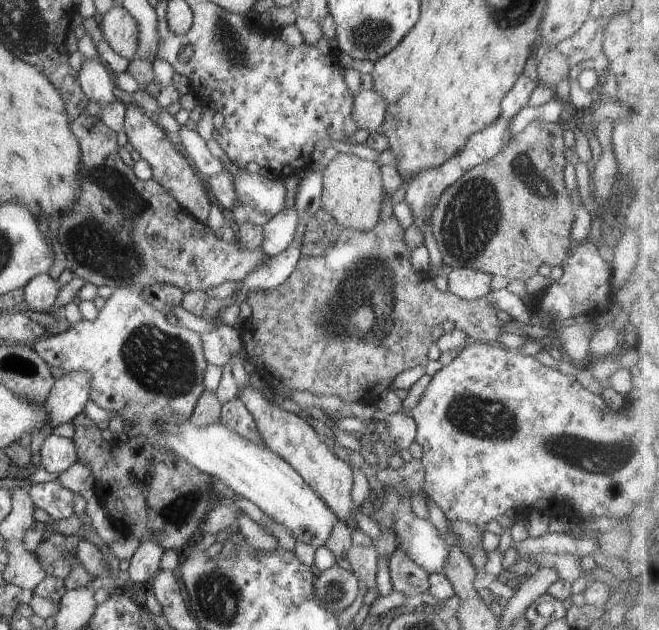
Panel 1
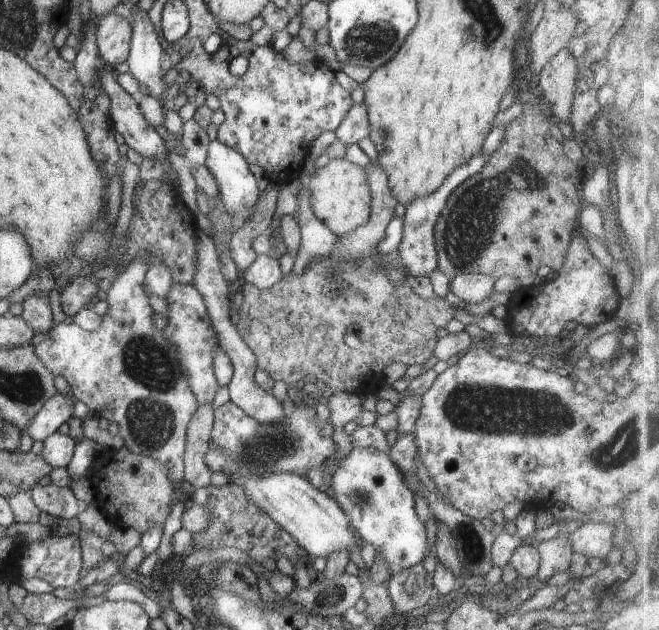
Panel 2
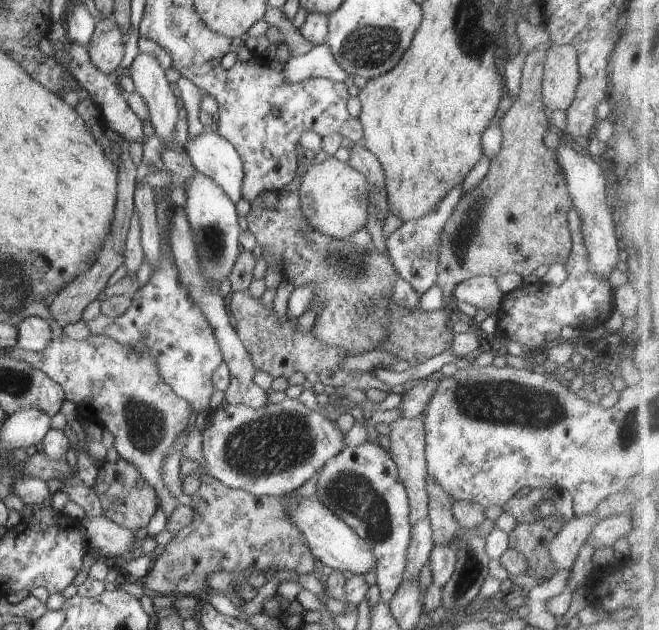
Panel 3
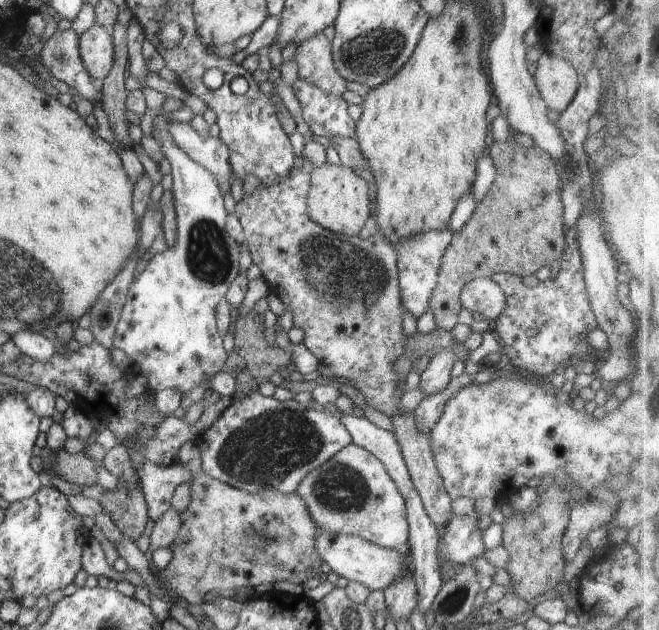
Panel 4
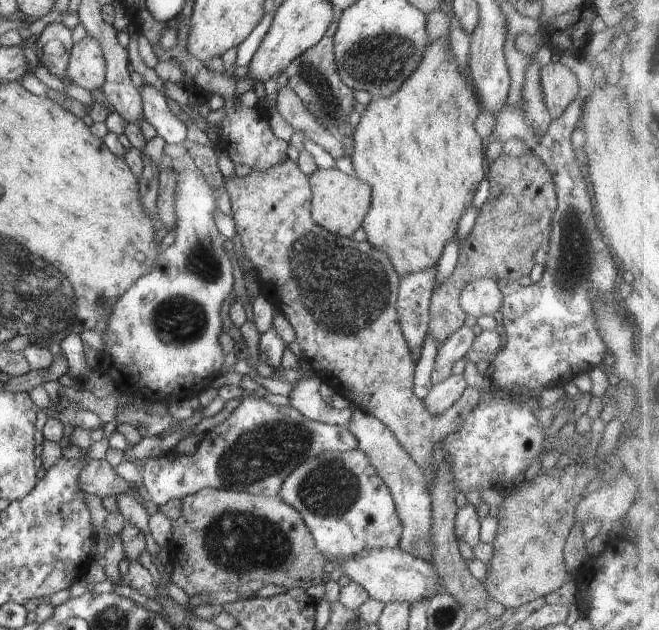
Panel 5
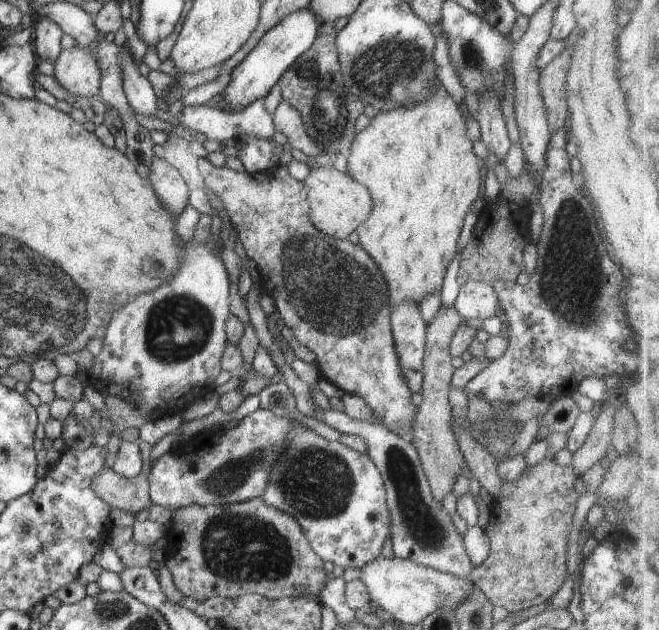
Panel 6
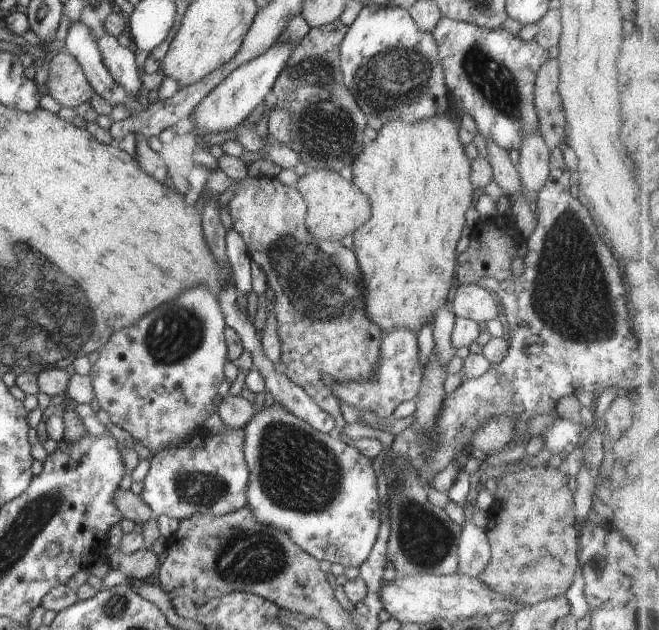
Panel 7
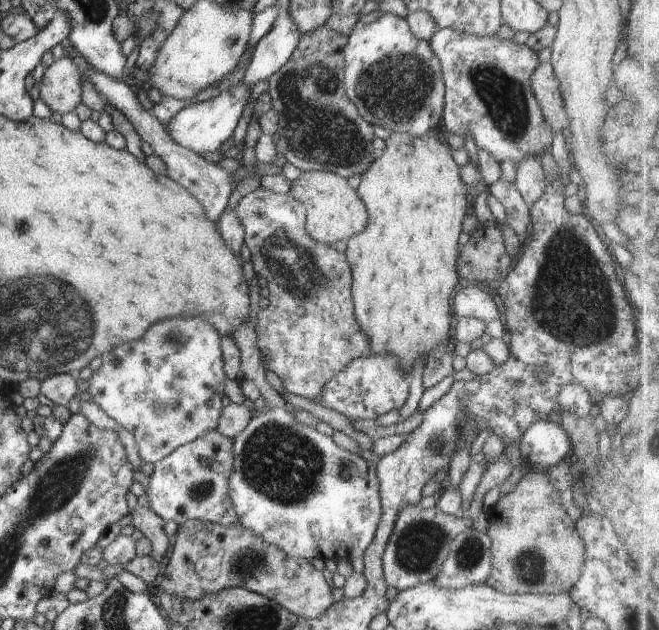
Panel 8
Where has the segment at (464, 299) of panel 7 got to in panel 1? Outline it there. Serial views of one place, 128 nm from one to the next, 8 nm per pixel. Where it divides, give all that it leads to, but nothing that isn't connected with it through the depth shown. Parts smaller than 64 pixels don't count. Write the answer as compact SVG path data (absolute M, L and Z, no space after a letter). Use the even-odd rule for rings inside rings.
M455 268L447 270L444 276L447 278L448 291L458 298L478 300L491 291L493 276L476 269Z

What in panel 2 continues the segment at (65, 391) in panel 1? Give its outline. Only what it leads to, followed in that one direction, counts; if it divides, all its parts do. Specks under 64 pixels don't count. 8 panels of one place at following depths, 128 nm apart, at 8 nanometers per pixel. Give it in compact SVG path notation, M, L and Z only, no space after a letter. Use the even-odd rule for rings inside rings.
M54 394L32 418L32 424L28 424L28 428L21 430L21 435L28 434L36 441L57 432L62 424L72 418L75 404L71 405L70 401L63 394Z

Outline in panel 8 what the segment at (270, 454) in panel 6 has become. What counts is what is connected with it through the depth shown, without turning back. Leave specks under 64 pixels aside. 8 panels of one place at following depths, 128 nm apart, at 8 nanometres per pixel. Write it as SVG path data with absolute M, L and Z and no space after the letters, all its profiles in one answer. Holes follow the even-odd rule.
M208 431L204 436L192 442L183 444L173 450L168 456L160 459L154 465L154 473L150 477L150 487L147 491L149 497L148 507L166 522L174 520L178 525L187 520L197 519L209 523L216 523L223 527L234 526L238 522L232 501L229 497L229 476L233 463L234 439L225 437L222 433Z

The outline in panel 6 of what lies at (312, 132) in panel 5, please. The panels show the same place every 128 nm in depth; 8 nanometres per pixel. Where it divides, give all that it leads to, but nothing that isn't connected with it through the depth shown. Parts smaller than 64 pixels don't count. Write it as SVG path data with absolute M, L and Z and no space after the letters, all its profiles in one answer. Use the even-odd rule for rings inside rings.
M282 100L273 114L275 130L282 132L291 149L298 149L308 157L323 154L323 151L307 135L302 117L289 102Z

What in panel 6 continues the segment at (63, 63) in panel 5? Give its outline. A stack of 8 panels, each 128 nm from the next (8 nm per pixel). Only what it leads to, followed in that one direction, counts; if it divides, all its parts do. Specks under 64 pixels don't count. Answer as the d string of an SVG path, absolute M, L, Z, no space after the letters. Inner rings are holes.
M43 16L36 22L34 28L34 53L41 59L54 62L61 53L62 29L50 17Z

